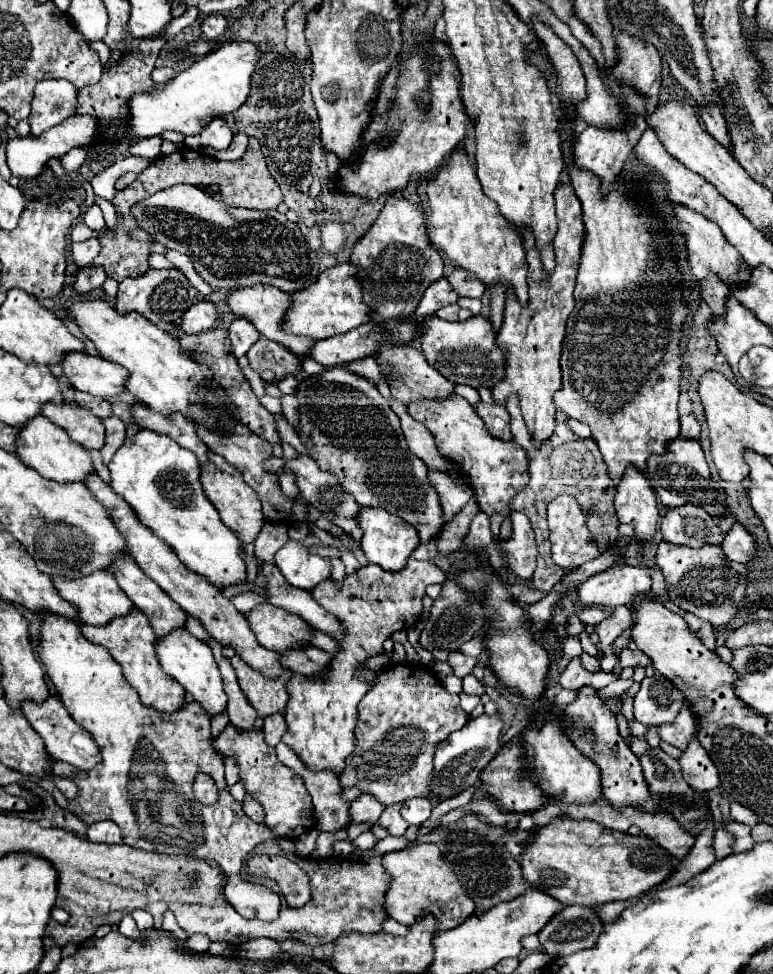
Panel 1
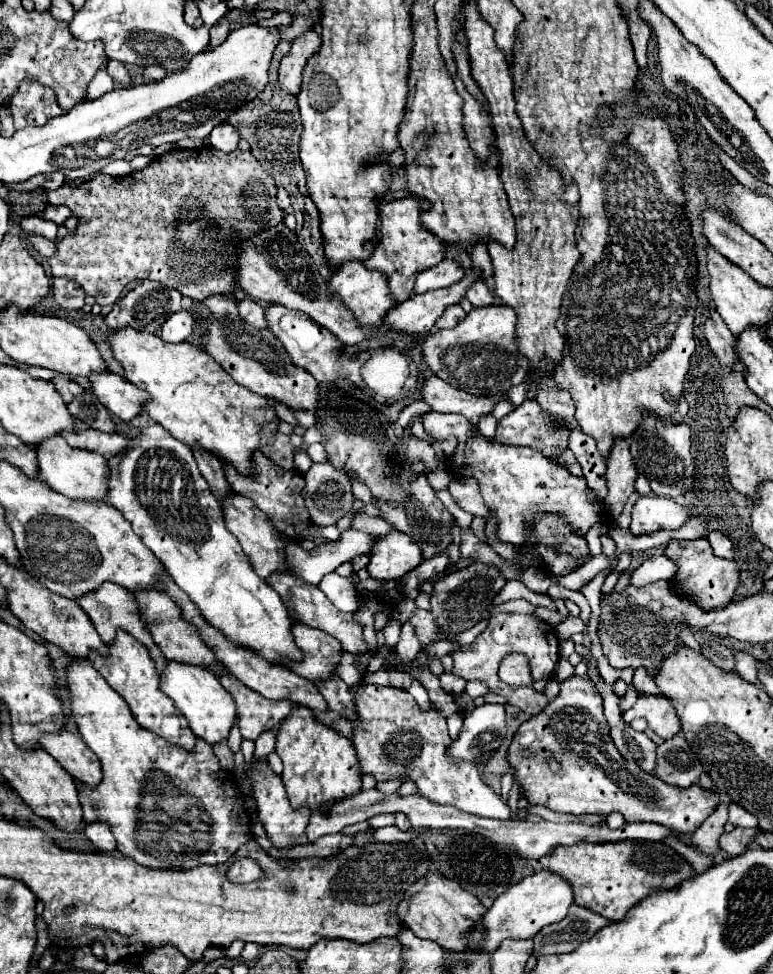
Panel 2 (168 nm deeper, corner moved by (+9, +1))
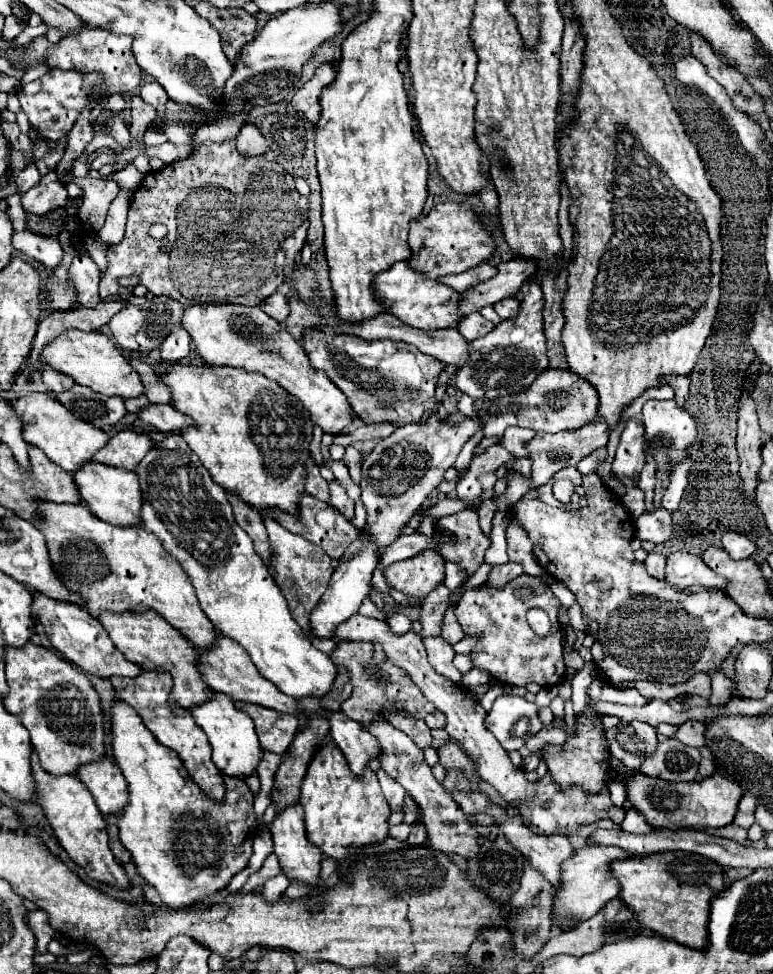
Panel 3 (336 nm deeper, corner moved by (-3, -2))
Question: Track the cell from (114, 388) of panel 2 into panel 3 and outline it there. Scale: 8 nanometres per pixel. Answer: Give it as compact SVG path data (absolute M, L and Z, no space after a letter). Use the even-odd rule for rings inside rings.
M149 405L139 413L139 417L161 433L181 433L189 429L189 425L193 425L193 421L187 415L179 413L171 405Z

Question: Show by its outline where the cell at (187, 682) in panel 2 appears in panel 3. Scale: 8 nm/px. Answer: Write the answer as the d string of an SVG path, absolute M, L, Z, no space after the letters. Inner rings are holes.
M215 693L211 701L199 705L199 707L193 707L191 715L193 715L195 723L205 731L205 735L213 747L213 763L217 765L217 769L223 775L247 779L257 771L261 757L263 757L263 749L259 745L253 719L247 713L241 713L239 709L235 709L233 701L229 697L225 697L225 693Z

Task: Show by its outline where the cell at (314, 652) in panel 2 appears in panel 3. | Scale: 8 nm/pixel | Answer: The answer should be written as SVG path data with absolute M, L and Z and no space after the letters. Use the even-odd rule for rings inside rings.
M341 641L337 643L337 651L331 657L335 665L345 663L349 669L351 681L353 681L353 695L341 705L341 711L349 715L353 721L361 725L369 725L373 717L385 717L385 709L393 709L393 705L401 705L405 713L417 715L423 709L421 703L421 691L413 681L409 681L409 675L403 669L397 669L391 661L381 661L381 665L373 663L373 643L363 643L363 641Z

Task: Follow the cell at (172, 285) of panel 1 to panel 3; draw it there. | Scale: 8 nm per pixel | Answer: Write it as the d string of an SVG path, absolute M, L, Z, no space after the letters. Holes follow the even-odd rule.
M153 297L151 301L145 301L145 305L139 305L139 307L127 305L125 309L121 309L109 321L109 329L119 347L129 349L129 351L149 353L161 345L161 341L171 333L171 329L181 321L181 315L183 315L181 303L177 303L169 297Z

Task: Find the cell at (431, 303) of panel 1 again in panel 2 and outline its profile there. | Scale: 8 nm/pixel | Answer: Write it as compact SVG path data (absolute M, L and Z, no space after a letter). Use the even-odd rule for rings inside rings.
M439 262L437 266L423 270L417 280L415 280L415 294L423 294L429 290L439 290L439 288L449 288L451 284L459 282L463 278L463 268L457 266L455 262Z

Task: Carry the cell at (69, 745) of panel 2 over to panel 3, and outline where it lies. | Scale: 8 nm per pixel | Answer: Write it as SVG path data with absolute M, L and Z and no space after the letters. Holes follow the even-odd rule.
M109 757L97 763L83 765L83 769L79 771L79 779L85 783L85 787L93 795L103 817L115 815L121 809L125 809L129 801L127 783L121 769L113 765Z

